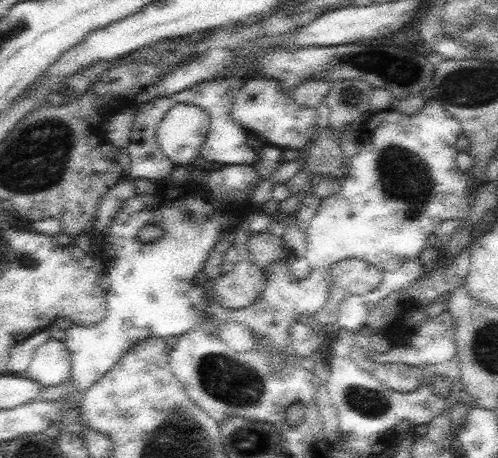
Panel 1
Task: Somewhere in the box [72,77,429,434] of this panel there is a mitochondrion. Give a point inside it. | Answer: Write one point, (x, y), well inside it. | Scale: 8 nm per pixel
(235, 385)

